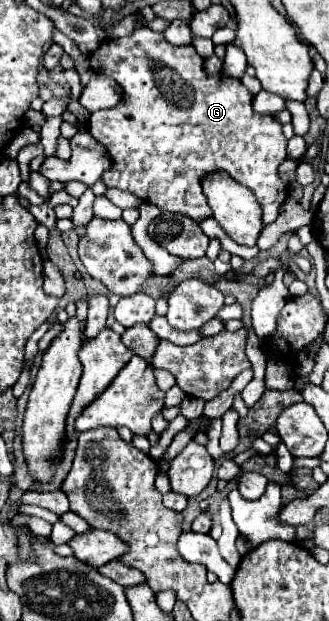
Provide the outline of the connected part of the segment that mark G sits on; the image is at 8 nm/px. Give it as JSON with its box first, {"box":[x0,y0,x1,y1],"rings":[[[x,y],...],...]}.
{"box":[87,23,289,225],"rings":[[[141,23],[127,37],[103,41],[89,55],[89,63],[95,73],[113,77],[123,87],[123,101],[113,109],[91,113],[87,123],[91,135],[107,149],[113,161],[111,169],[101,177],[105,185],[129,191],[139,199],[157,205],[161,211],[183,213],[201,221],[211,215],[201,191],[201,177],[209,171],[227,171],[237,183],[255,193],[265,225],[277,219],[279,207],[289,195],[287,185],[277,173],[277,167],[287,159],[287,139],[281,133],[281,123],[273,121],[271,115],[259,115],[253,111],[253,95],[239,79],[225,73],[207,77],[203,73],[203,57],[193,45],[175,47],[167,43],[161,33],[155,33]]]}

